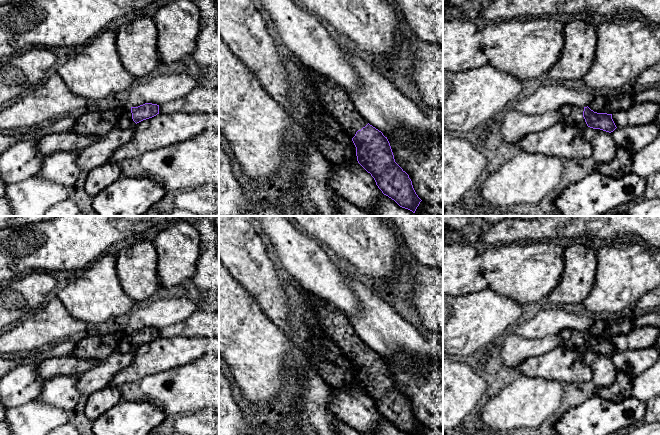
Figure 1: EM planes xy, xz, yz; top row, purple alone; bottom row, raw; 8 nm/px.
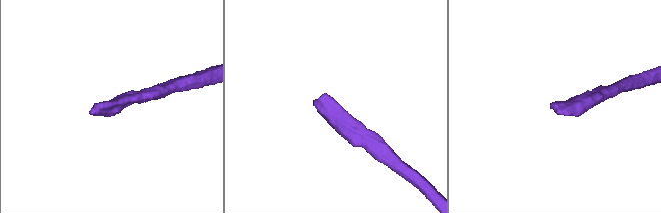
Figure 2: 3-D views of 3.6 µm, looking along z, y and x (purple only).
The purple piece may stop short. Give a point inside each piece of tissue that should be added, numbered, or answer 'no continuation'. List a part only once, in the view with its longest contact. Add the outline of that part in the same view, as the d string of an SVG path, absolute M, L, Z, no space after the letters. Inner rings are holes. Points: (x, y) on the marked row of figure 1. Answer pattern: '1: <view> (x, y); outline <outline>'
1: yz (570, 114); outline M565 105L558 109L561 113L561 122L585 129L587 124L583 117L584 107Z

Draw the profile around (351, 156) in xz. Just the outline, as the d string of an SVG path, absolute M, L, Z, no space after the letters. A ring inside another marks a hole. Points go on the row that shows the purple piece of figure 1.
M312 109L300 118L300 122L303 127L308 127L315 147L327 161L337 164L345 161L358 163L352 138L344 135L340 127L319 109Z

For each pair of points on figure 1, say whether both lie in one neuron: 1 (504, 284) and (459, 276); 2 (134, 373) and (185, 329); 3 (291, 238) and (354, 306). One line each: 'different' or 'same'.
1: different
2: different
3: same

